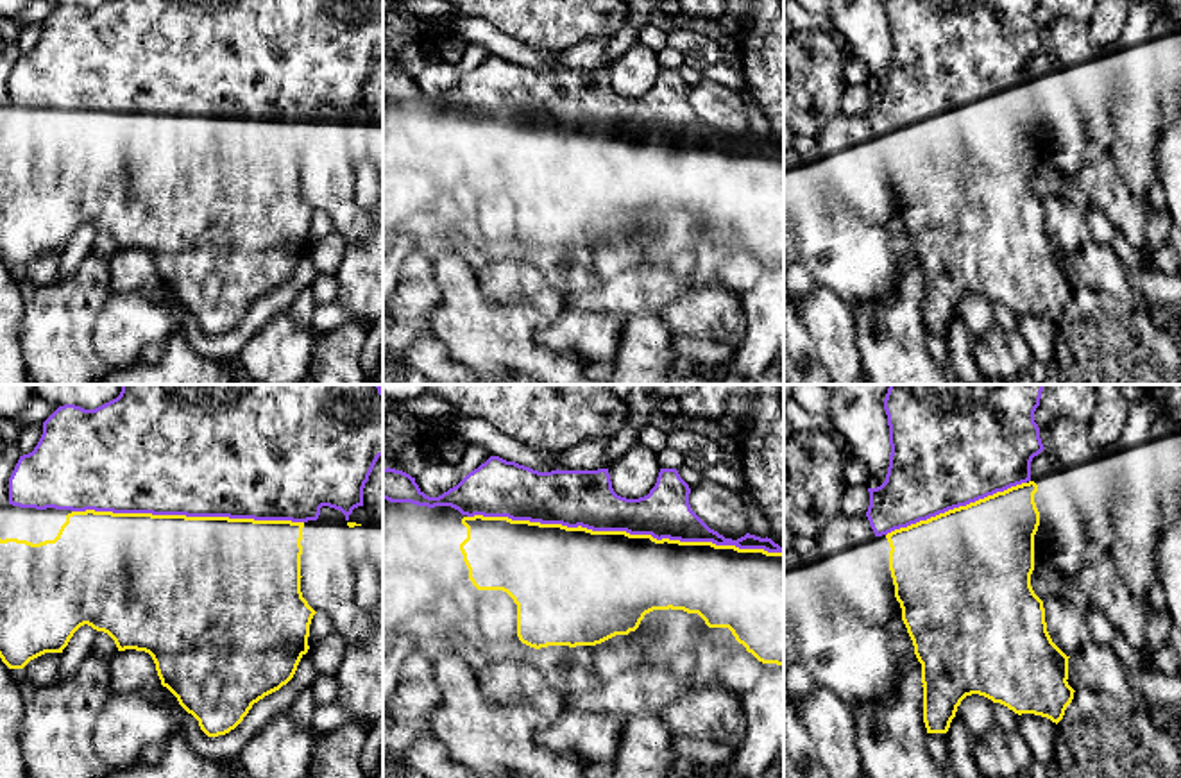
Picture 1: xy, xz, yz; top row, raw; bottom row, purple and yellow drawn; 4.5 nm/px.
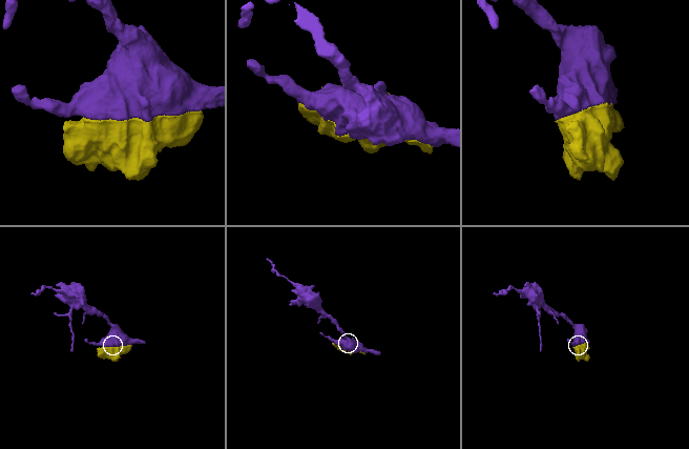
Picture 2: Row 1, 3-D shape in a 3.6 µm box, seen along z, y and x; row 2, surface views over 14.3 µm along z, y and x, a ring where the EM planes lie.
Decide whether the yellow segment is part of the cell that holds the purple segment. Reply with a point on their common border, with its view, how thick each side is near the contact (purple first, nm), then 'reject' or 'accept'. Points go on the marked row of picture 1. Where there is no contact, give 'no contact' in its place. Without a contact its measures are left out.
contact xz (625, 530); calibres 260 and 460 nm; accept

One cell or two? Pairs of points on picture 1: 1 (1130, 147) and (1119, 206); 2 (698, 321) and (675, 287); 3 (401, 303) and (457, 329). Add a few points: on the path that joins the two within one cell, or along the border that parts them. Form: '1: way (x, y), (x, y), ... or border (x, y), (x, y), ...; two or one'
1: border (1108, 149), (1124, 185), (1146, 201); two
2: border (686, 292), (659, 312); two
3: border (433, 278), (439, 287), (439, 304), (430, 317); two

